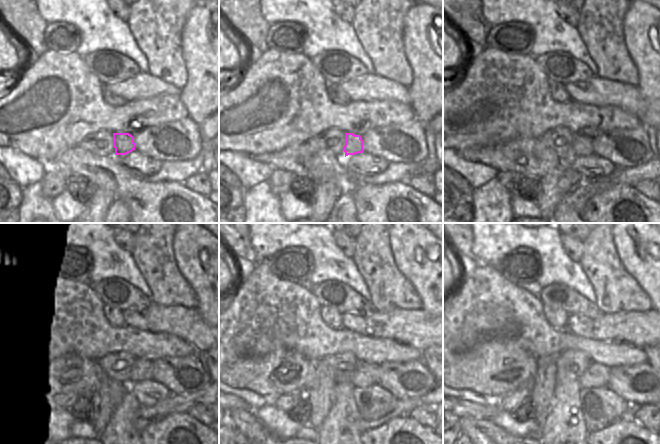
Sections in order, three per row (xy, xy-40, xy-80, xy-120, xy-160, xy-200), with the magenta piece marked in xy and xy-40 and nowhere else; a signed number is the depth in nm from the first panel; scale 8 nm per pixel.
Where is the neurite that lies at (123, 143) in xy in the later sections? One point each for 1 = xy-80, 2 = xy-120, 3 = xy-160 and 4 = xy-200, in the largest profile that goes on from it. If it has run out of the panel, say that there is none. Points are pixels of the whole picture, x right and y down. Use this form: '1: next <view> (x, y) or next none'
1: next xy-80 (582, 145)
2: next xy-120 (142, 370)
3: next xy-160 (367, 374)
4: next xy-200 (596, 375)

